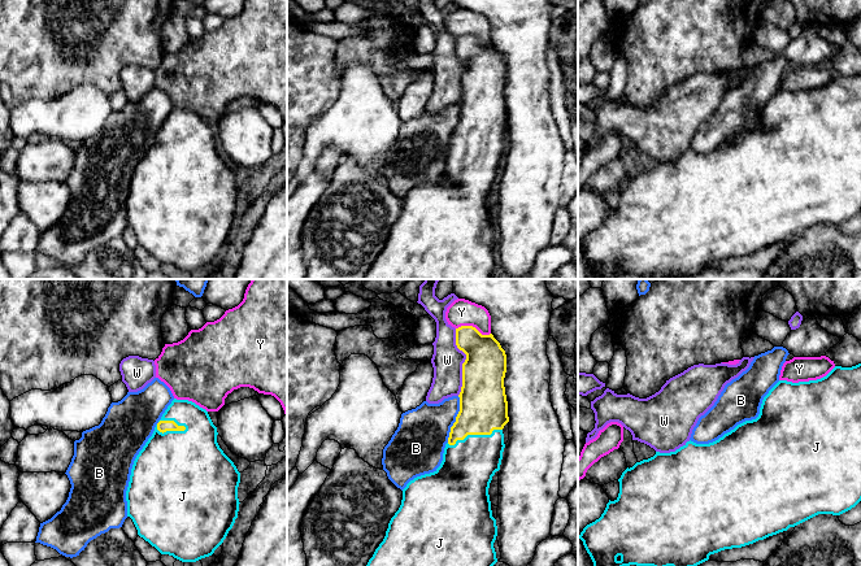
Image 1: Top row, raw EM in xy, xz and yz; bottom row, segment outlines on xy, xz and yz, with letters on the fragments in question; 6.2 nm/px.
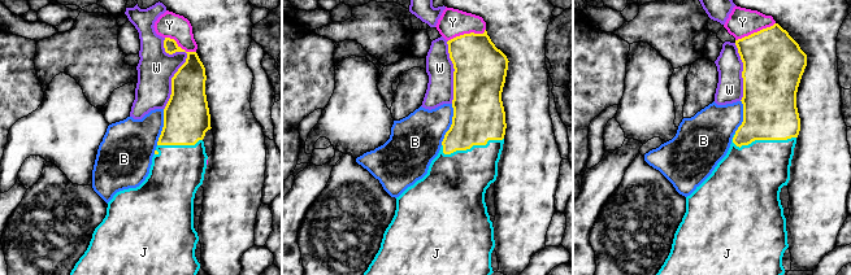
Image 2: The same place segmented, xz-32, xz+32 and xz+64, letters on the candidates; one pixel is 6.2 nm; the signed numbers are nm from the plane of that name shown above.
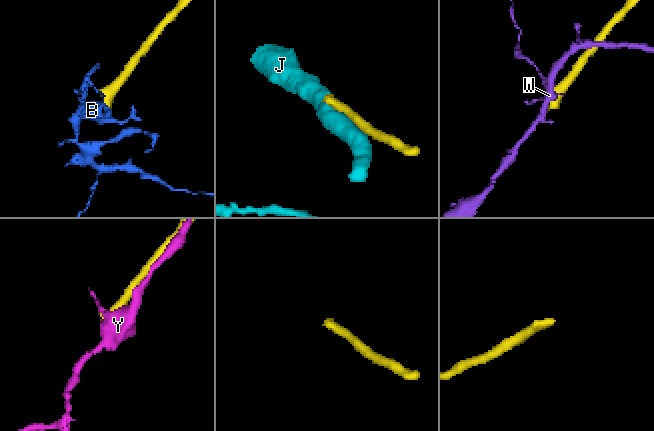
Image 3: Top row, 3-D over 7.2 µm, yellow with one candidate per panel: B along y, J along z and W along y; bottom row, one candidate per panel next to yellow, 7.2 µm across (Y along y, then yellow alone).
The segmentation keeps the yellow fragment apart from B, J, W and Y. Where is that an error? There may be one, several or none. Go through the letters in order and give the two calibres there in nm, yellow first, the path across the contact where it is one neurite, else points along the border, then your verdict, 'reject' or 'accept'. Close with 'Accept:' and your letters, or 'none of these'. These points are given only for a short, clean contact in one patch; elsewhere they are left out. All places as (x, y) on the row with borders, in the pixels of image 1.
B: calibres 300 and 320 nm; border xz (459, 396), (459, 413), (447, 442); reject
J: calibres 80 and 480 nm; accept
W: calibres 280 and 190 nm; reject
Y: calibres 260 and 170 nm; reject
Accept: J

